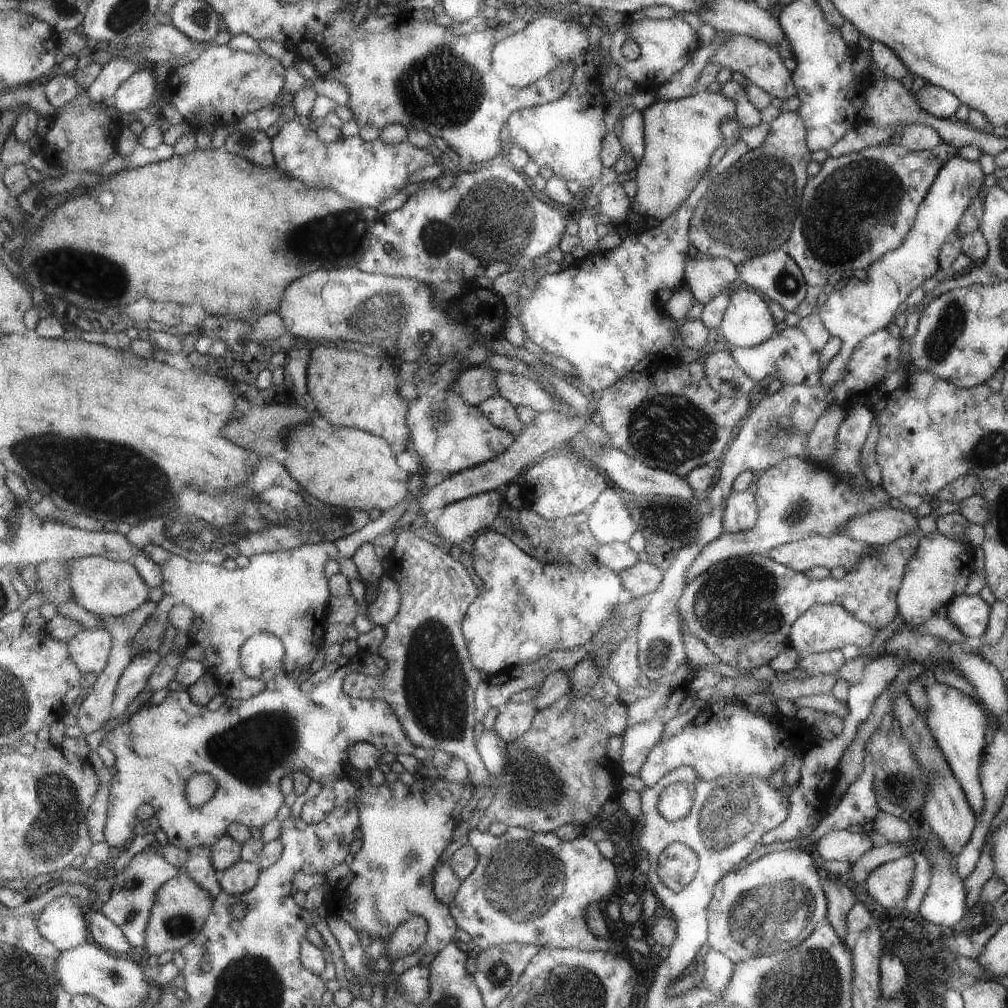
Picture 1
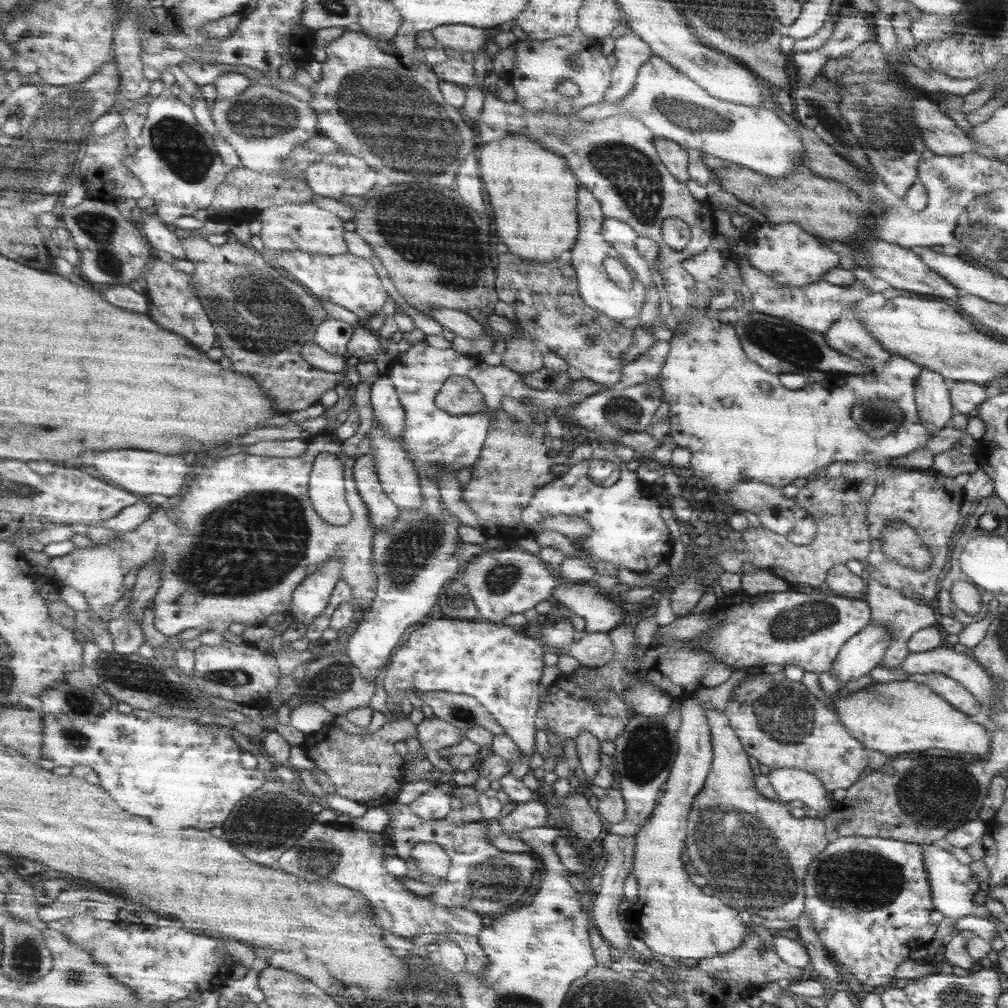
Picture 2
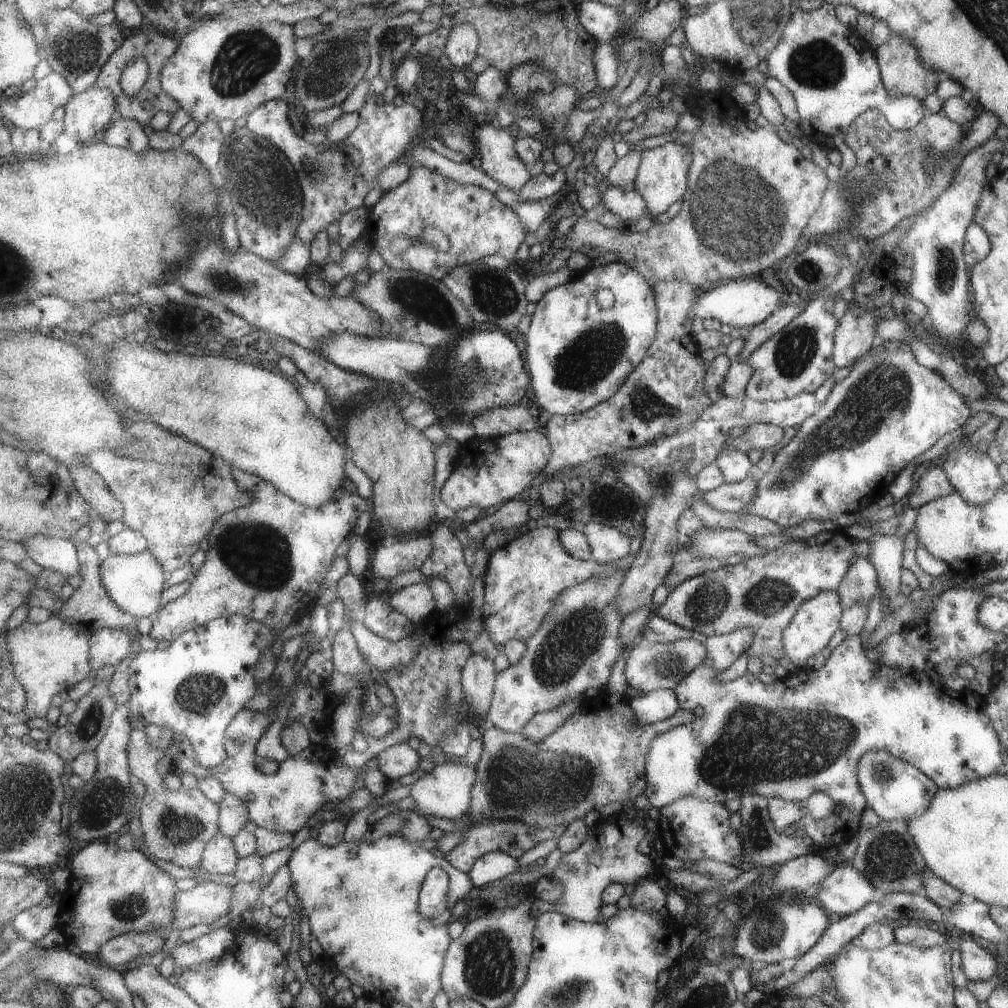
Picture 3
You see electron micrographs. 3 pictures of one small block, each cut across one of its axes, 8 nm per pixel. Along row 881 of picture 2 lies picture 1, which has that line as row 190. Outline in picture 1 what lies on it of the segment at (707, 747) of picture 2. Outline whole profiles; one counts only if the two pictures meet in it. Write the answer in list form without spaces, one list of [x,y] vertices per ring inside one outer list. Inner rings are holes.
[[[695,92],[693,96],[675,102],[651,104],[645,110],[647,148],[637,168],[633,212],[657,222],[663,222],[677,212],[705,178],[715,150],[725,144],[721,126],[725,120],[733,120],[733,116],[735,102],[725,98],[721,92]]]

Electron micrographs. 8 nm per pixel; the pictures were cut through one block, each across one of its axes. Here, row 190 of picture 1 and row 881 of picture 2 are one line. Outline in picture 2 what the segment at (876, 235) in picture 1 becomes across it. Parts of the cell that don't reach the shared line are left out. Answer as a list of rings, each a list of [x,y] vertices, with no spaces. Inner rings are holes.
[[[859,836],[837,838],[829,842],[825,850],[821,850],[805,868],[803,892],[803,914],[809,918],[809,924],[815,930],[829,960],[835,960],[845,972],[857,978],[861,986],[885,986],[895,980],[895,968],[909,960],[913,948],[929,944],[937,928],[937,924],[929,922],[929,914],[935,908],[927,872],[921,862],[921,846],[917,844]]]

